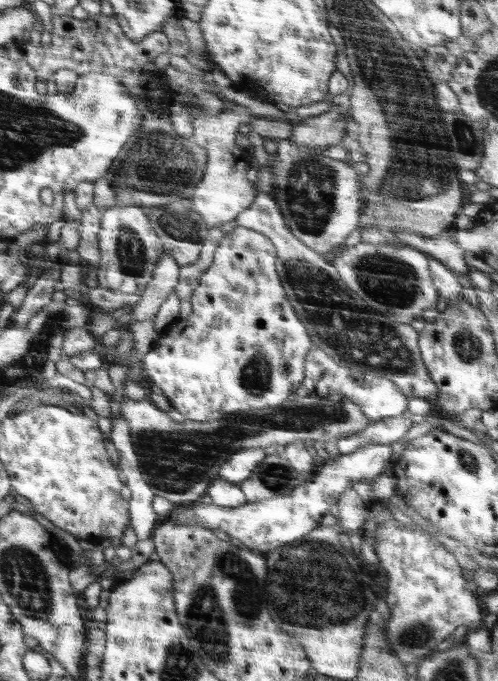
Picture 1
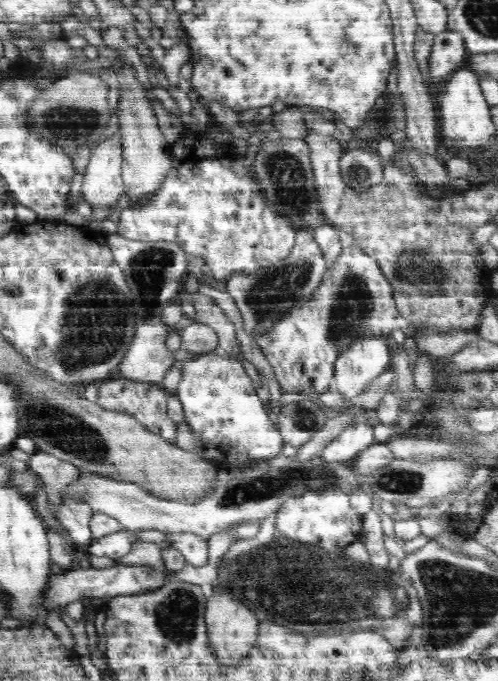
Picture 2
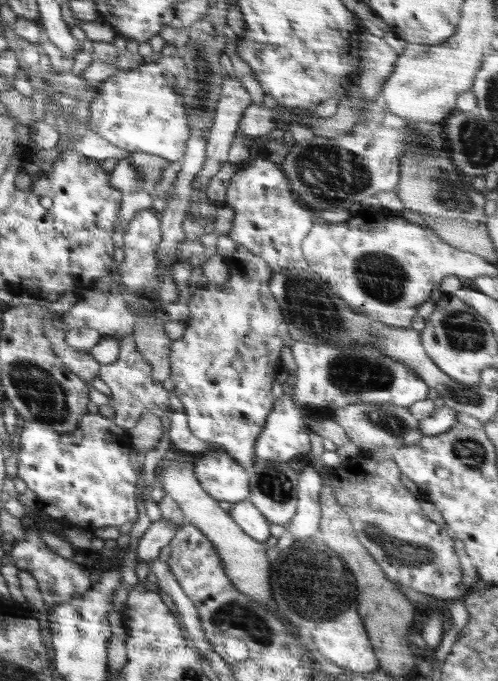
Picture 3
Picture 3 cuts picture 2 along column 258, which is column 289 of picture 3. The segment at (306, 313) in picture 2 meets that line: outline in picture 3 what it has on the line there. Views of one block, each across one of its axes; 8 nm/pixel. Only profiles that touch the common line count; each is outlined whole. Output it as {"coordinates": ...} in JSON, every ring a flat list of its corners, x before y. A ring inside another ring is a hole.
{"coordinates":[[237,244,236,248,227,255,222,255,224,264,229,268,229,277,226,282,220,284,206,284,203,287,198,288,189,299,187,303,189,308,189,316,187,324,185,325,184,334,178,340,173,340,170,347,169,363,170,363,170,380,174,384,173,393,182,400,183,412,188,418,188,425,192,434,196,436,202,442,206,442,210,445,218,446,224,453,229,454,234,458,237,464,240,464,242,468,250,470,256,456,254,454,254,446,268,416,273,411,273,405,275,398,272,395,272,382,274,382,278,371,281,369,280,352,284,346,291,346,294,340,289,335,289,330,284,320,281,308,274,298,272,291,269,287,271,276,273,275,272,269,269,264,259,256,256,256,253,252,250,252,247,248,241,247,241,244]]}

